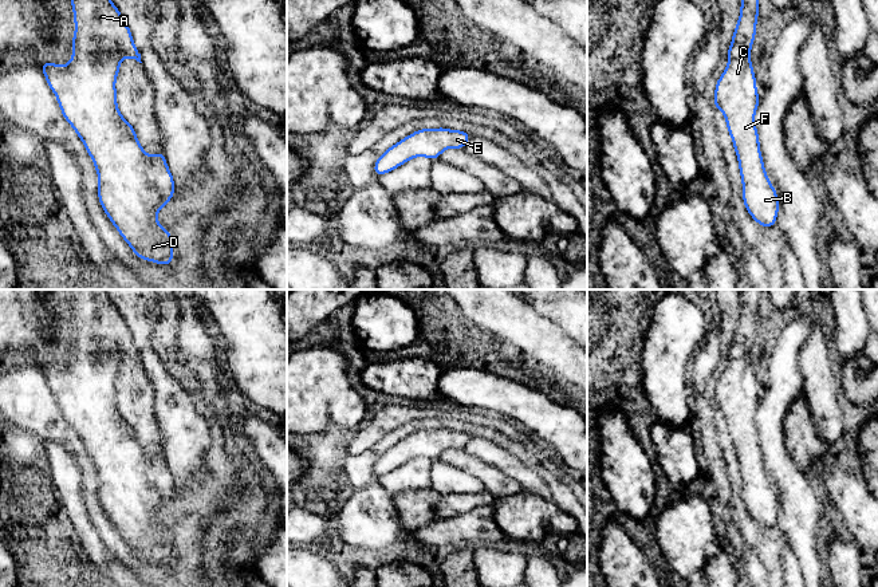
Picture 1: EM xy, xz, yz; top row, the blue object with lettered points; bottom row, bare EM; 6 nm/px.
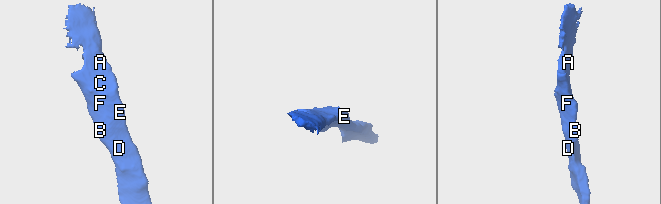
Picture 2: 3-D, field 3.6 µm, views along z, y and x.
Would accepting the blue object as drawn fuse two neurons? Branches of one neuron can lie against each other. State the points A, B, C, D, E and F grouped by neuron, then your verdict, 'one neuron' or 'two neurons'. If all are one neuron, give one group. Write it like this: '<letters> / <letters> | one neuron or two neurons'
A B C D E F | one neuron

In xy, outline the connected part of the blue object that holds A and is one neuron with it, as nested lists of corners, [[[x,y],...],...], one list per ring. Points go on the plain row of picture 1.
[[[70,289],[74,312],[75,332],[72,336],[72,358],[64,365],[44,362],[42,371],[55,394],[62,415],[82,440],[88,456],[94,461],[98,473],[98,499],[105,515],[109,516],[131,551],[142,560],[169,566],[173,562],[172,532],[164,529],[157,521],[157,515],[174,495],[174,480],[166,457],[157,453],[149,456],[141,446],[134,428],[123,418],[117,405],[115,381],[118,378],[121,361],[133,358],[141,362],[141,354],[134,346],[131,331],[125,323],[119,310],[113,304],[107,289]]]

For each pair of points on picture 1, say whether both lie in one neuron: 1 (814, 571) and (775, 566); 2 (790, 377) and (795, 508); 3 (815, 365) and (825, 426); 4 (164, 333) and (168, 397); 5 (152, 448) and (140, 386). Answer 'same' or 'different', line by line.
1: different
2: same
3: same
4: different
5: same

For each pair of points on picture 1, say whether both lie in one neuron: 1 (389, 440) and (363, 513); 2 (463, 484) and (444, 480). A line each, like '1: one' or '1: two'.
1: two
2: one

